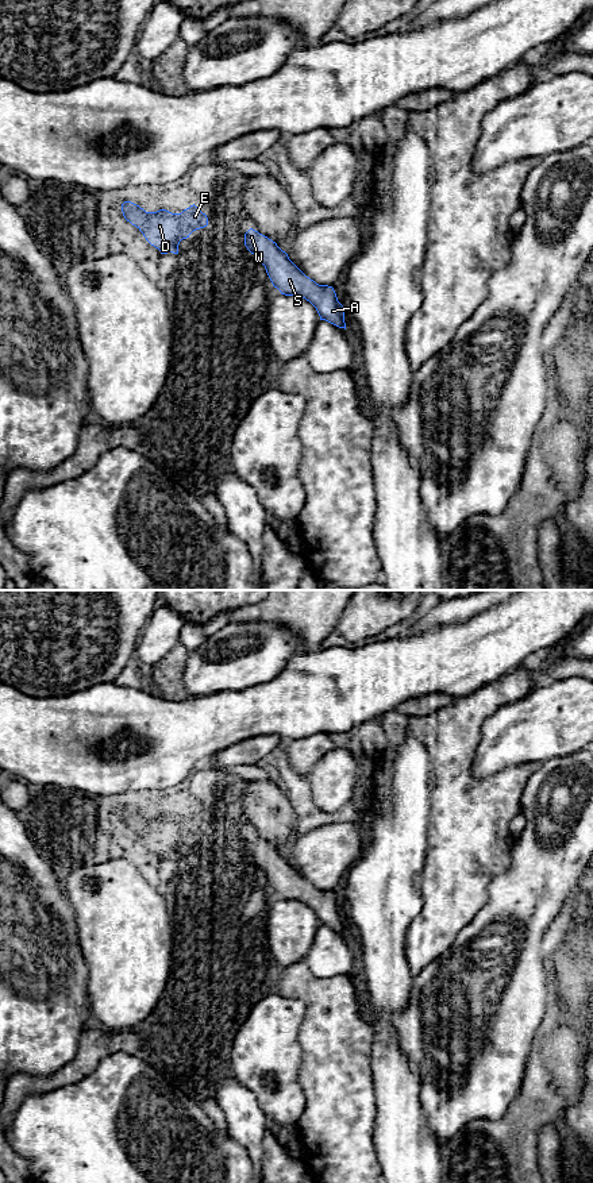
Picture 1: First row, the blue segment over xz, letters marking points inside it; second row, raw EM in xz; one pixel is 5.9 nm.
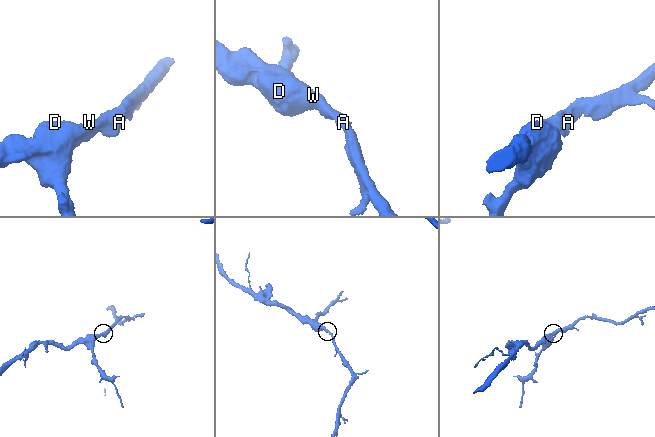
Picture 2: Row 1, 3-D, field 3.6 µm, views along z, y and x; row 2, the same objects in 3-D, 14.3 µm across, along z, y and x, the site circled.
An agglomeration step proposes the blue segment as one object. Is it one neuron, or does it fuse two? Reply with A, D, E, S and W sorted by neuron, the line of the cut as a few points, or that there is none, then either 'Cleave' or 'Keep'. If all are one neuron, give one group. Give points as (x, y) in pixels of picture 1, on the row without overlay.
Groups: A D E S W. No split. Keep

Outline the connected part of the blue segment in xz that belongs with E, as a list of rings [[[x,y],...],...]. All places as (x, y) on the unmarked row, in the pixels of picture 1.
[[[124,806],[122,817],[124,824],[135,831],[161,859],[178,859],[178,849],[182,844],[208,831],[207,820],[195,809],[181,818],[172,818],[166,814],[146,817],[139,810]]]

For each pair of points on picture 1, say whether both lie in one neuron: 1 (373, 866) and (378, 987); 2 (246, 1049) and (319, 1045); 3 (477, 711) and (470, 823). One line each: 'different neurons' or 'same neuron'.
1: same neuron
2: different neurons
3: same neuron

